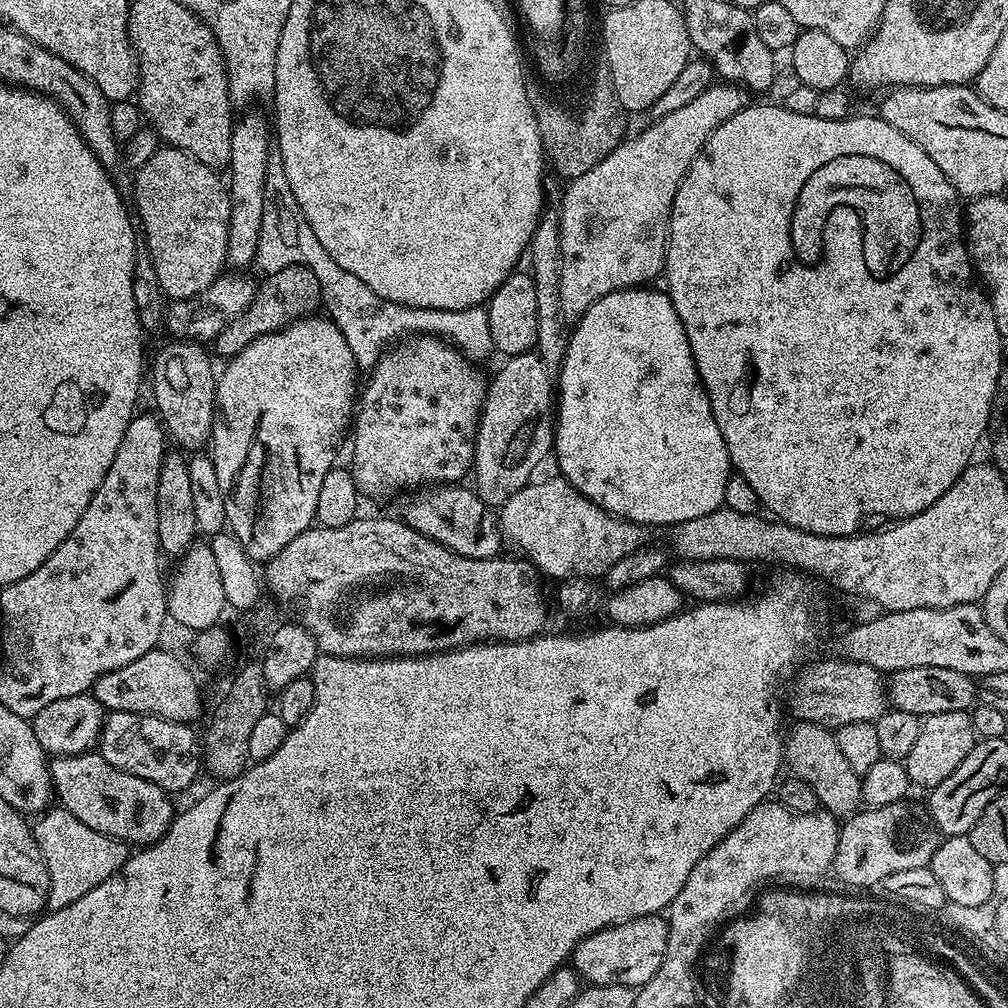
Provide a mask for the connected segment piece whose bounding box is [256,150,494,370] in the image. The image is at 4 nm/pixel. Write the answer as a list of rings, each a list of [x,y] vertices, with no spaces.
[[[276,150],[268,154],[266,198],[256,264],[264,274],[282,270],[288,264],[301,264],[314,270],[314,278],[318,278],[320,295],[326,308],[328,304],[327,315],[342,330],[342,336],[350,345],[350,354],[354,354],[356,359],[357,369],[372,369],[389,346],[417,334],[441,337],[459,348],[473,362],[481,362],[488,355],[493,355],[487,307],[426,310],[402,306],[398,302],[378,298],[366,282],[354,278],[350,270],[342,270],[342,266],[338,266],[338,262],[334,262],[334,258],[330,258],[328,251],[322,247],[322,242],[318,242],[314,230],[310,230],[310,222],[306,222],[298,202],[294,202],[294,190],[290,190],[290,182],[286,182],[286,170]]]

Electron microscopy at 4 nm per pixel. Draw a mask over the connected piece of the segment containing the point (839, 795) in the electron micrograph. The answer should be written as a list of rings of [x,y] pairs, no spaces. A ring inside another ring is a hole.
[[[796,722],[793,725],[792,729],[787,729],[784,742],[784,759],[787,767],[792,767],[790,769],[791,775],[796,776],[802,782],[806,782],[810,786],[810,790],[814,790],[814,794],[818,794],[818,802],[821,809],[831,812],[838,818],[851,816],[862,804],[860,798],[861,773],[854,771],[850,767],[850,762],[846,762],[842,749],[838,747],[835,731],[831,728],[823,728],[817,724],[807,722]]]

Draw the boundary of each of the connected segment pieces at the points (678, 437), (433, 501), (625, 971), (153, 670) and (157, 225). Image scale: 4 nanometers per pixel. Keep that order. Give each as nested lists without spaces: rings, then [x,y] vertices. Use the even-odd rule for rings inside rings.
[[[641,286],[606,294],[598,298],[598,302],[594,302],[594,306],[587,308],[584,315],[575,321],[574,328],[575,331],[576,328],[580,331],[580,340],[576,334],[569,335],[568,349],[558,373],[558,403],[554,408],[554,460],[556,456],[556,464],[560,467],[557,468],[559,475],[569,480],[582,495],[590,498],[598,507],[605,508],[613,516],[641,526],[647,526],[647,524],[675,526],[682,522],[690,522],[690,518],[702,518],[706,514],[725,507],[723,495],[726,491],[728,477],[733,475],[734,469],[728,458],[722,430],[718,430],[718,422],[714,418],[708,392],[704,388],[704,383],[700,381],[700,375],[695,370],[688,370],[685,376],[680,376],[677,380],[668,376],[668,360],[660,353],[660,348],[656,344],[675,342],[675,334],[664,333],[663,328],[664,324],[679,325],[680,319],[667,291],[651,292],[650,289],[651,287]]]
[[[428,486],[423,490],[416,490],[404,504],[402,519],[409,524],[418,534],[446,546],[454,554],[462,554],[466,558],[478,558],[479,560],[491,560],[499,557],[500,544],[502,545],[502,533],[497,513],[489,505],[485,504],[471,487],[464,486]]]
[[[663,915],[643,916],[627,920],[590,934],[572,951],[571,967],[576,969],[581,981],[595,986],[626,986],[639,990],[662,966],[666,954],[668,921]]]
[[[163,647],[152,648],[142,658],[134,658],[118,670],[110,670],[96,679],[91,695],[96,697],[108,712],[133,712],[143,716],[157,716],[179,724],[192,724],[204,708],[200,697],[200,684],[196,676],[172,652],[163,652]]]
[[[171,146],[161,147],[146,166],[135,169],[134,175],[134,212],[142,229],[143,243],[144,240],[148,243],[146,251],[152,256],[156,285],[169,301],[194,298],[210,287],[228,264],[226,244],[232,205],[228,185],[223,179],[220,181],[217,169]]]

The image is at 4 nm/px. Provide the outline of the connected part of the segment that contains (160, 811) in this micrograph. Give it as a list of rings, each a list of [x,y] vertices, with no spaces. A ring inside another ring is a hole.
[[[99,751],[55,757],[49,763],[48,773],[59,807],[68,810],[90,830],[112,836],[128,846],[147,846],[161,840],[172,825],[173,797],[163,788],[154,786],[154,782],[146,782],[146,778],[138,778],[134,774],[126,774],[126,770],[118,770],[118,766],[110,766]]]

